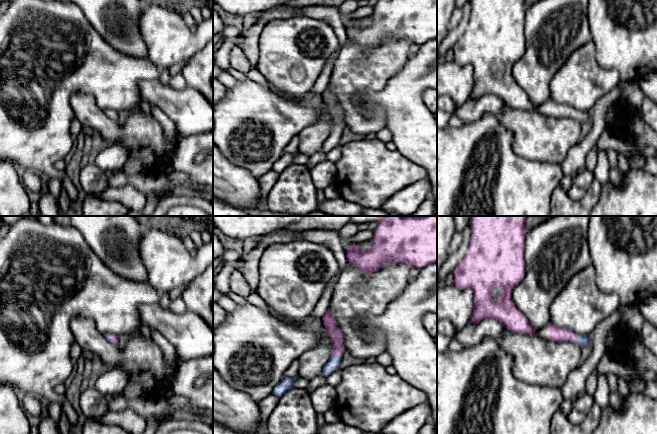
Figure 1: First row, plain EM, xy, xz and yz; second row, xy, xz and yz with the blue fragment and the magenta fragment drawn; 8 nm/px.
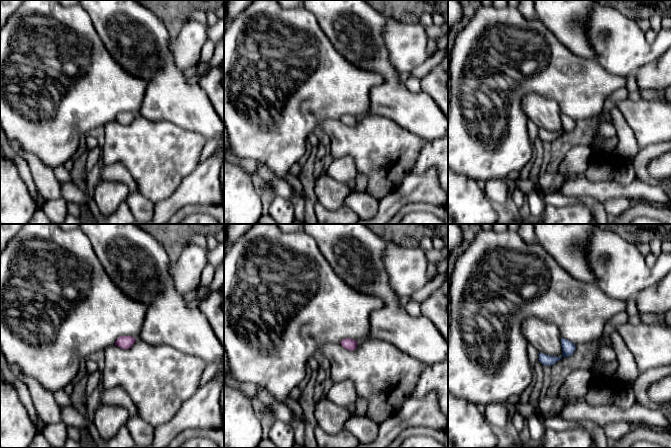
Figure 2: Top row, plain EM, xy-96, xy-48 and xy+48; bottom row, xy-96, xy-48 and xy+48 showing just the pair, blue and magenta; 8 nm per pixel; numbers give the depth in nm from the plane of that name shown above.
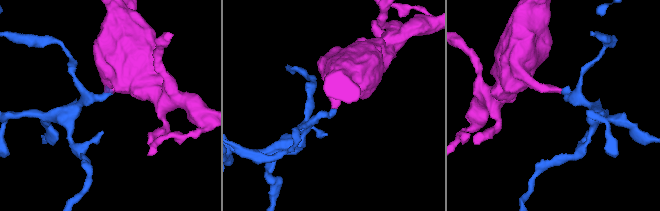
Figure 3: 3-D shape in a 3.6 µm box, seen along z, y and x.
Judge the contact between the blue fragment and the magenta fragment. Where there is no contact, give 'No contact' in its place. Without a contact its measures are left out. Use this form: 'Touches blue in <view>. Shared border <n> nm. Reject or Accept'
Touches blue in xz. Shared border 90 nm. Accept

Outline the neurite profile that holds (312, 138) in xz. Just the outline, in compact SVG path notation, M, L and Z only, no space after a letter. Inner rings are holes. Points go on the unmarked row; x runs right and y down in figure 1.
M324 102L321 104L319 112L320 120L318 123L305 127L300 131L298 151L301 154L311 156L322 151L322 145L332 132L333 119Z

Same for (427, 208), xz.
M430 193L427 198L420 204L419 208L409 216L435 216L436 208L434 198Z

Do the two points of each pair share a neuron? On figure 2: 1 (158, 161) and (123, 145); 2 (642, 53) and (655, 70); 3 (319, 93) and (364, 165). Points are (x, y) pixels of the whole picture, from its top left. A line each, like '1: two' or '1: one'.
1: one
2: two
3: two

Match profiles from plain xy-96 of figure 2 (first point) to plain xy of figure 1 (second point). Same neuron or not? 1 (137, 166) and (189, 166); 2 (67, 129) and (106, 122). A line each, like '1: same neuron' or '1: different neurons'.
1: different neurons
2: different neurons

